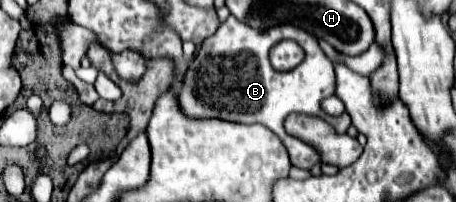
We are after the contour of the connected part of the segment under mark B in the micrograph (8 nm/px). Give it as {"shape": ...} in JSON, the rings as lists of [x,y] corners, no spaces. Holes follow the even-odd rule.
{"shape":[[[229,16],[219,30],[209,36],[201,48],[197,50],[195,58],[191,60],[191,68],[187,68],[181,86],[177,88],[177,102],[181,112],[187,118],[219,118],[227,122],[241,122],[241,124],[265,124],[273,130],[285,144],[291,156],[291,164],[303,170],[311,170],[315,164],[321,164],[321,154],[309,152],[295,152],[295,138],[287,136],[283,130],[283,120],[291,112],[303,112],[311,116],[321,116],[329,122],[337,134],[345,134],[351,120],[347,114],[341,116],[327,116],[321,110],[321,100],[335,92],[335,72],[333,62],[325,56],[319,42],[305,34],[295,26],[277,26],[265,32],[245,26],[237,18]],[[281,40],[295,40],[305,50],[305,60],[291,72],[275,72],[269,64],[269,48]]]}

